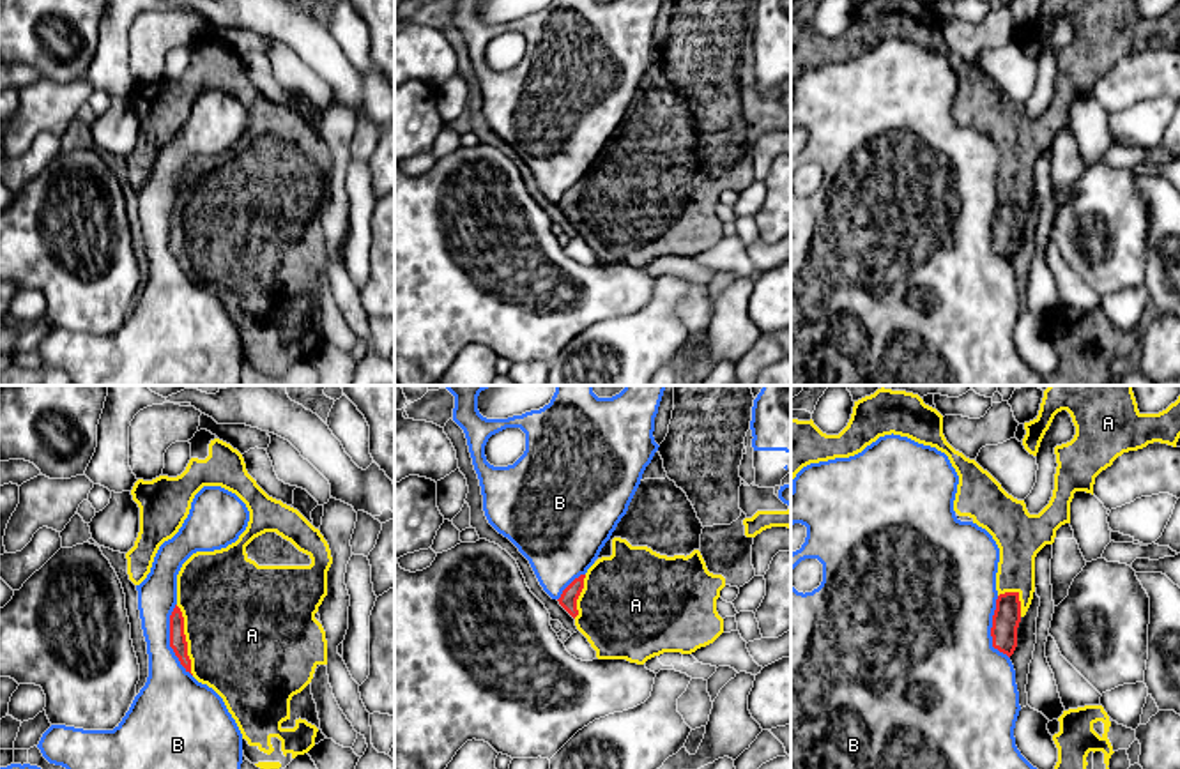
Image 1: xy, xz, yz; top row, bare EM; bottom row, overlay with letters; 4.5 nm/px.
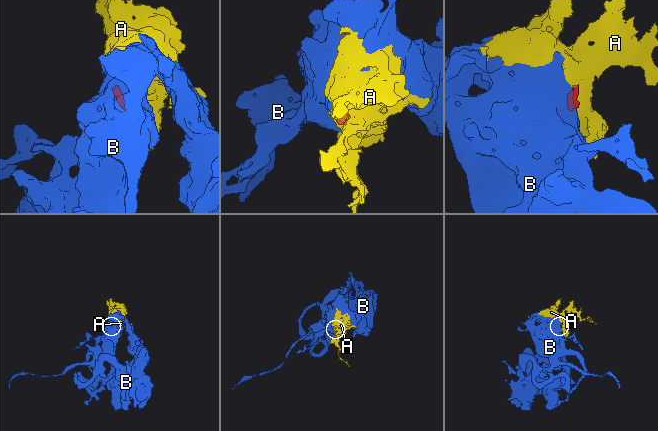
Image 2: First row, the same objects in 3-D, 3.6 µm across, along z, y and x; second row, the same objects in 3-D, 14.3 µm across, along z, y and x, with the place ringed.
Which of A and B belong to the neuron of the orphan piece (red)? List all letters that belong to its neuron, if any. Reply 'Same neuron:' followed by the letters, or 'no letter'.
Same neuron: A

